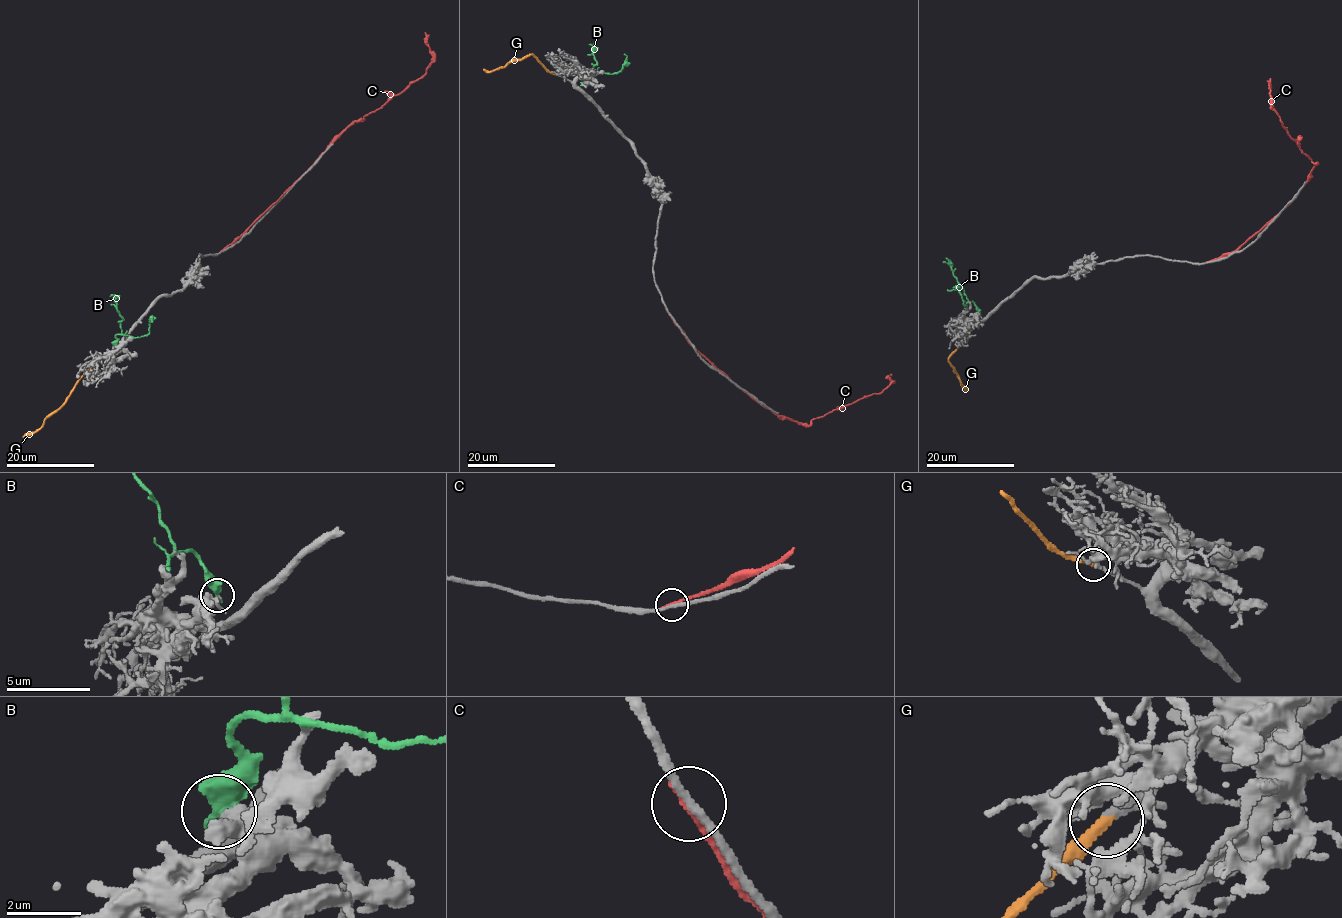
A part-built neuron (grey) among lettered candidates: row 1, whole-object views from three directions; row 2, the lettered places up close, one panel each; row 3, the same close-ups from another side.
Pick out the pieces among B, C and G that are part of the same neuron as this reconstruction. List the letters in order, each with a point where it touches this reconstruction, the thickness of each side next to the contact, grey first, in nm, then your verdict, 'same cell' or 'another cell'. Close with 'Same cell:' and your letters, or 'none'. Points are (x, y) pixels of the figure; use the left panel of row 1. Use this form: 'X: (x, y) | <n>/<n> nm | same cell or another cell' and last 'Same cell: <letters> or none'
B: (114, 345) | 320/400 nm | another cell
C: (222, 251) | 190/240 nm | another cell
G: (91, 367) | 170/280 nm | same cell
Same cell: G

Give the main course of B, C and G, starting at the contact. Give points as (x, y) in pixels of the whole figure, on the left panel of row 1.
B: (113, 346), (117, 334), (143, 336), (152, 321), (148, 321)
C: (222, 251), (350, 125), (363, 121), (426, 72), (433, 52), (425, 32)
G: (91, 366), (41, 427), (23, 437)

